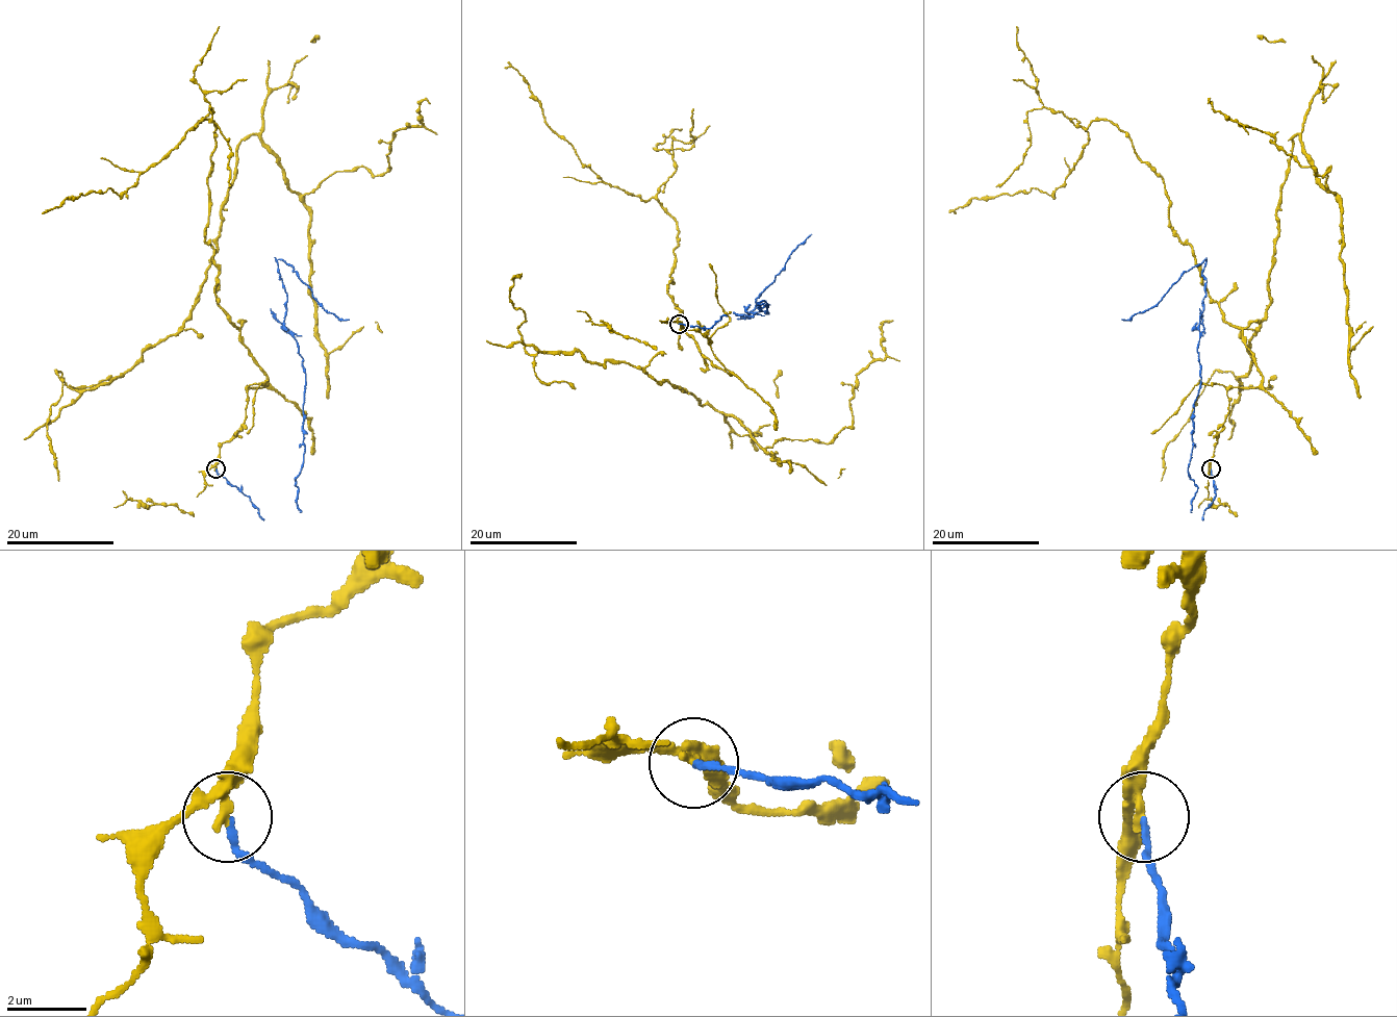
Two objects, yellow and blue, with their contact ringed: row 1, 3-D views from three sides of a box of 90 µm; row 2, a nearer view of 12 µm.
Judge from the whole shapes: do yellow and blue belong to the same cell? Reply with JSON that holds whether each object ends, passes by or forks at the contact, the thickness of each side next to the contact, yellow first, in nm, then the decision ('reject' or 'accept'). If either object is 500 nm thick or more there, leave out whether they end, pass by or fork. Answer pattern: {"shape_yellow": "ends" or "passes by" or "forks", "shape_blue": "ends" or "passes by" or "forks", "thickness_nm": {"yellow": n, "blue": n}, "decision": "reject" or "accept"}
{"shape_yellow": "passes by", "shape_blue": "ends", "thickness_nm": {"yellow": 200, "blue": 140}, "decision": "reject"}

